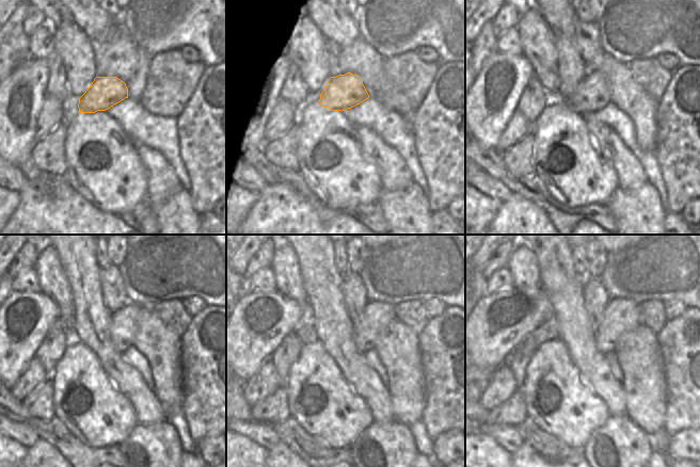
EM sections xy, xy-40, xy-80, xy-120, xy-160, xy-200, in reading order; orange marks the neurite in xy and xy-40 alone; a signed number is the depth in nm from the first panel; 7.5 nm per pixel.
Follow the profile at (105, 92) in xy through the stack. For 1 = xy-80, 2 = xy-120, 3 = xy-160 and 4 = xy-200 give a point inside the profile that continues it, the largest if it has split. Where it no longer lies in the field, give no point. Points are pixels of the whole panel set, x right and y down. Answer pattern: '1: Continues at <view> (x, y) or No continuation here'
1: Continues at xy-80 (592, 95)
2: Continues at xy-120 (123, 328)
3: Continues at xy-160 (376, 316)
4: Continues at xy-200 (621, 315)

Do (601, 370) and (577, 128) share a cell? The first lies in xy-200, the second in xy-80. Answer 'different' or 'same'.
different

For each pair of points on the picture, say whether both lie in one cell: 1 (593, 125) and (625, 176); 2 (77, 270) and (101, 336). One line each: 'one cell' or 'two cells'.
1: one cell
2: one cell

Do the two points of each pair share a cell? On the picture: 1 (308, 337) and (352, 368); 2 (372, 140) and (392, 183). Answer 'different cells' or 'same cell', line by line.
1: different cells
2: same cell

